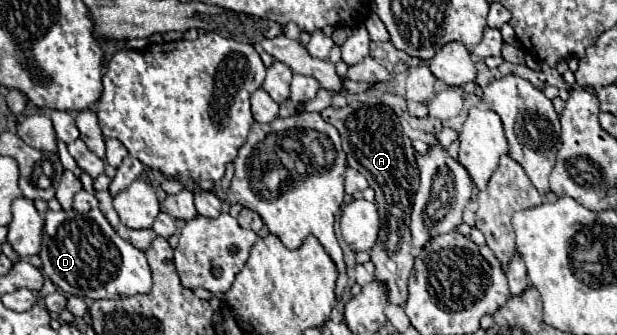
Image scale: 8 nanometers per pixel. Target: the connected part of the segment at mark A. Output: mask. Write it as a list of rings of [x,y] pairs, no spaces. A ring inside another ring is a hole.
[[[361,105],[343,109],[327,107],[321,117],[331,123],[343,139],[343,151],[347,153],[347,165],[363,173],[369,187],[375,191],[375,205],[381,217],[379,239],[373,245],[371,261],[375,265],[375,279],[385,285],[387,299],[393,305],[405,305],[407,301],[407,279],[413,269],[409,217],[415,191],[419,187],[419,169],[415,163],[415,149],[409,137],[403,133],[397,115],[381,105]]]

